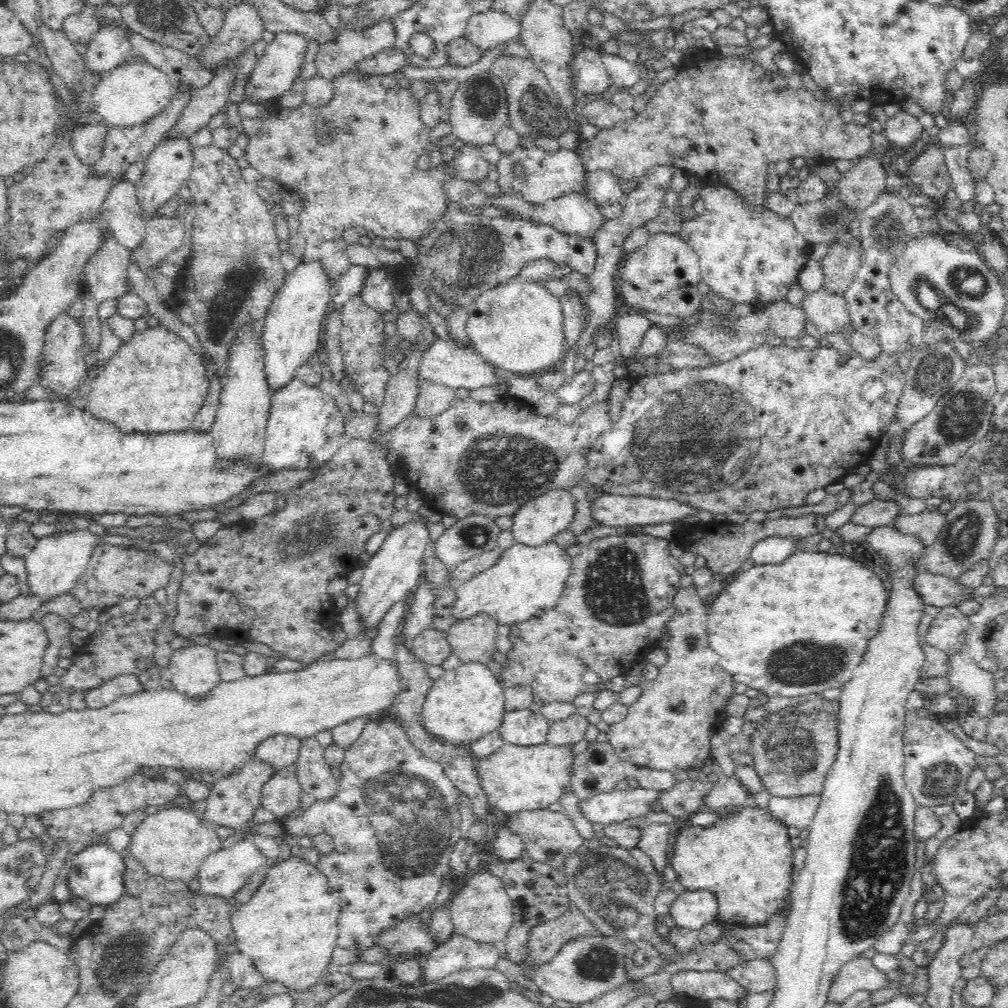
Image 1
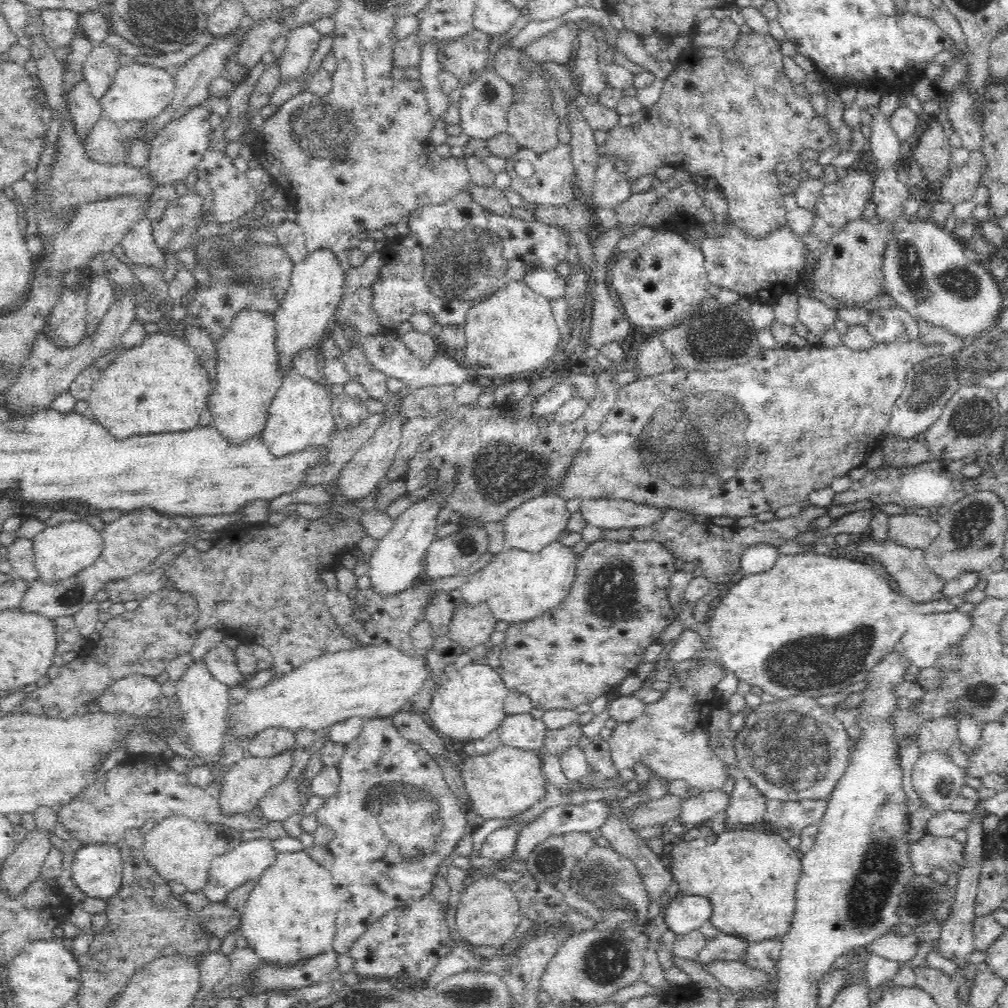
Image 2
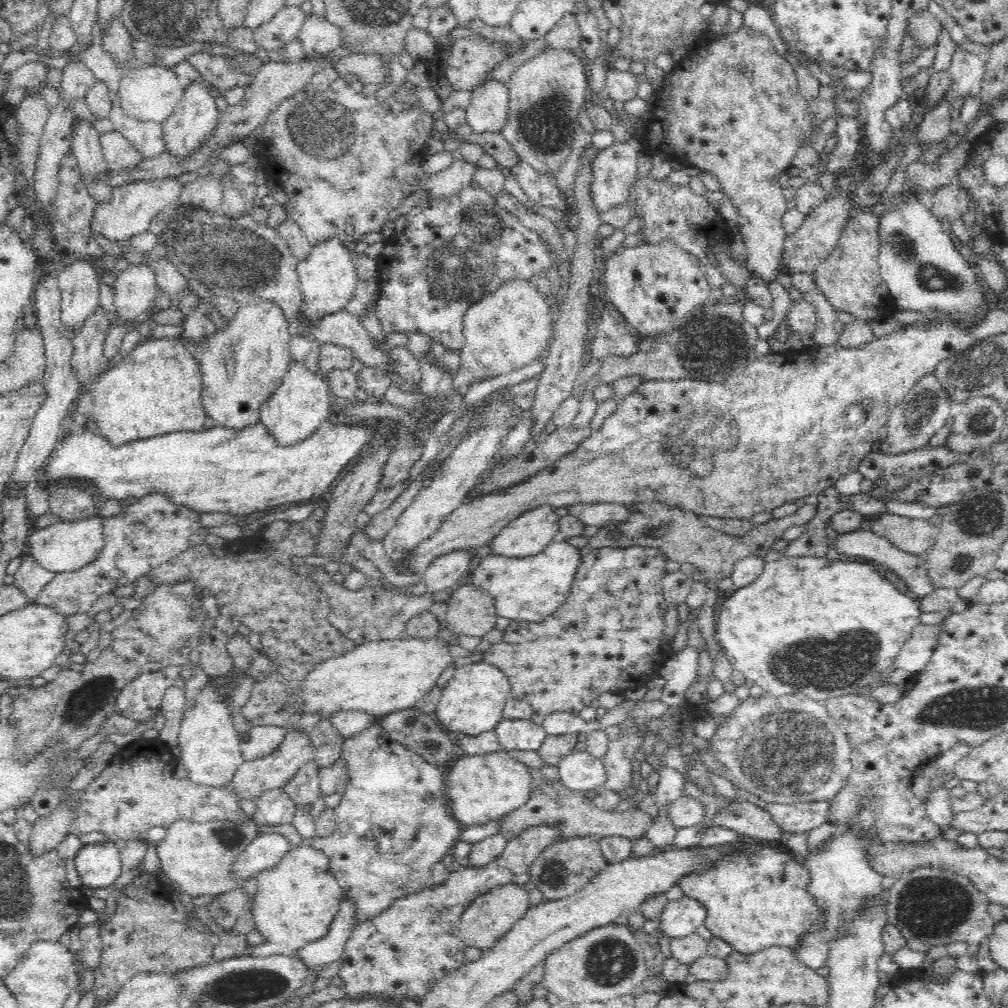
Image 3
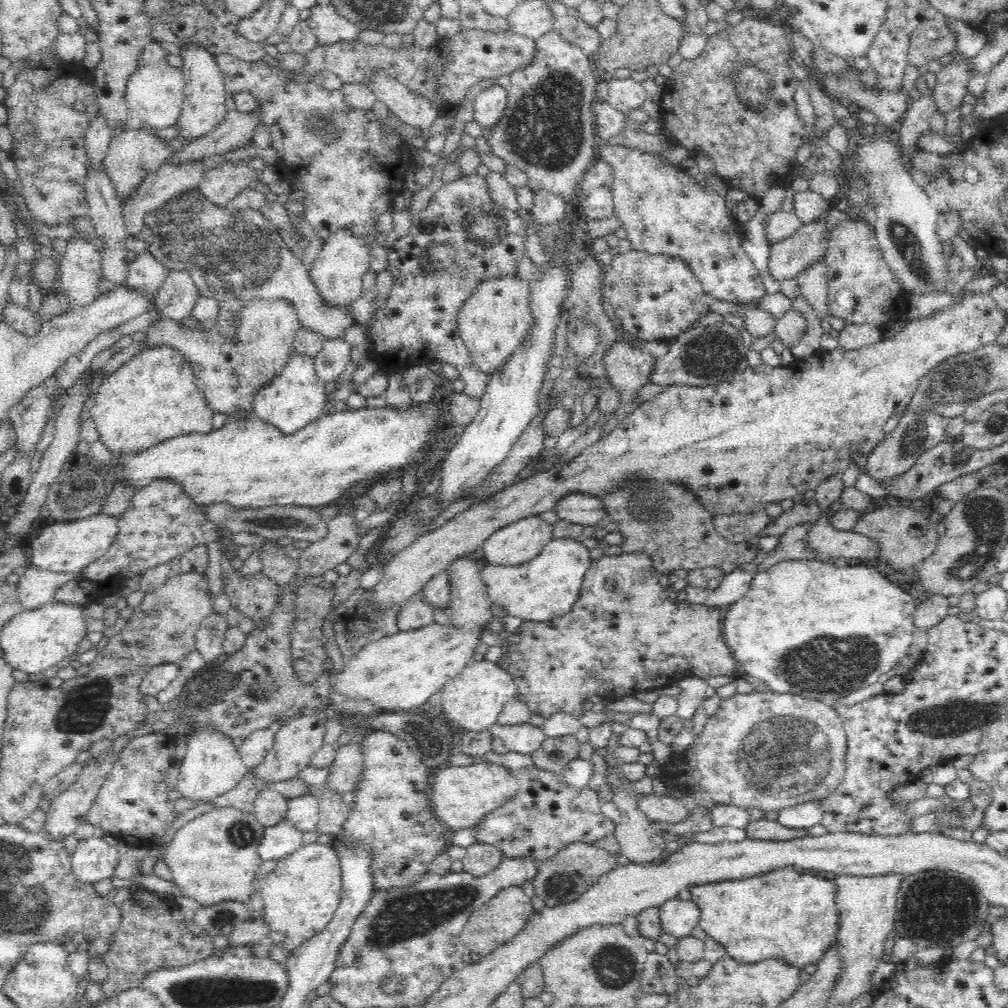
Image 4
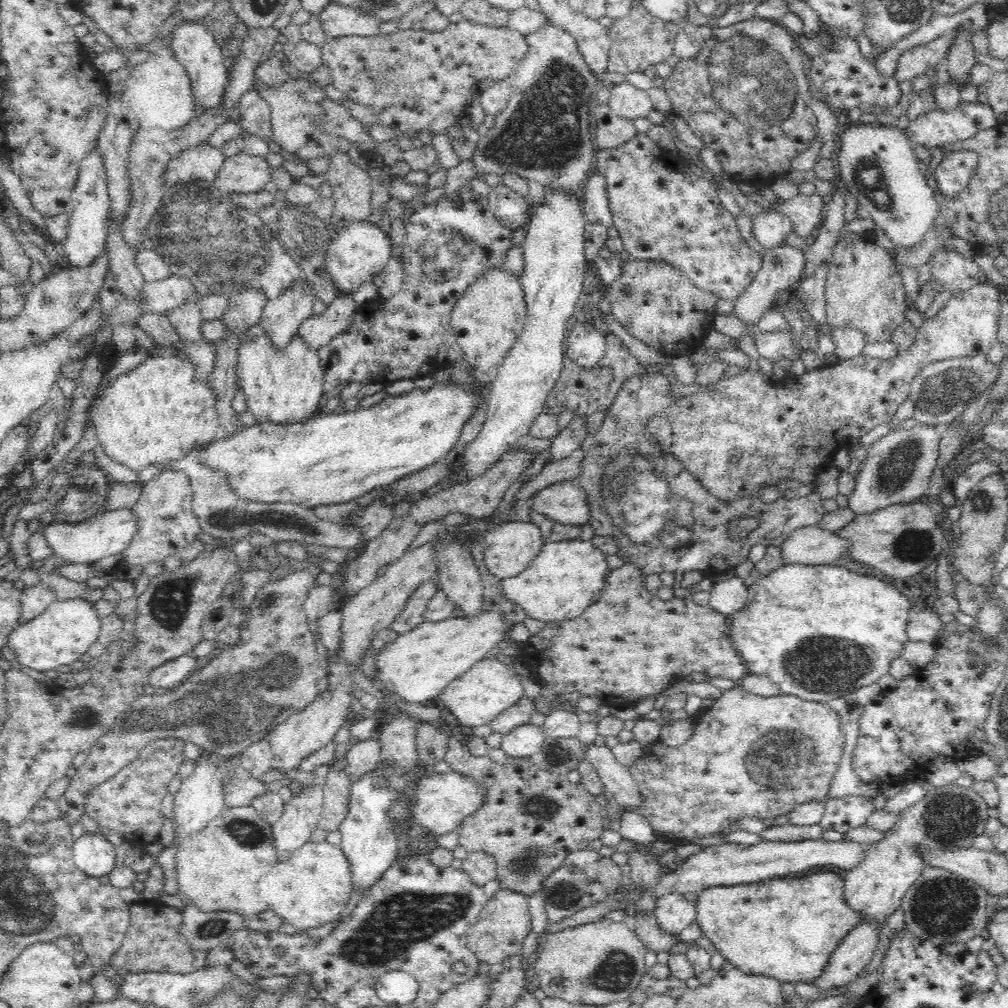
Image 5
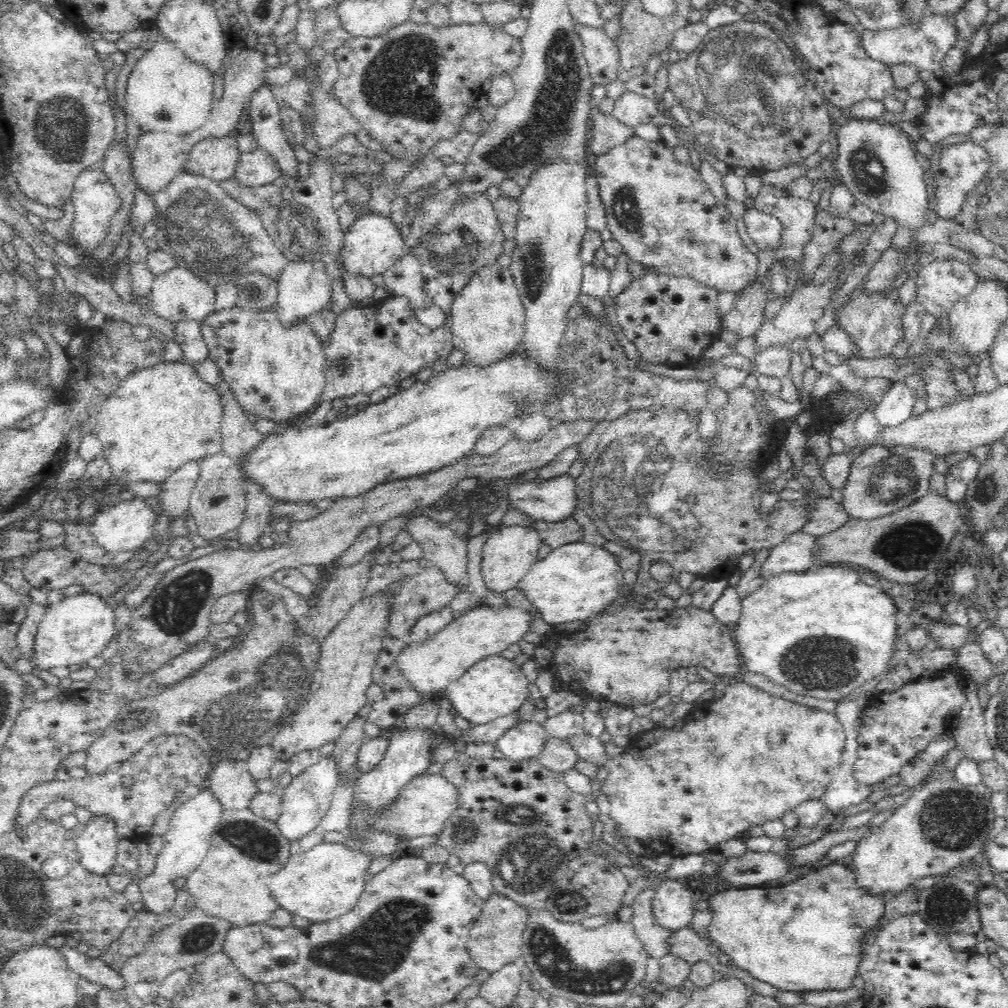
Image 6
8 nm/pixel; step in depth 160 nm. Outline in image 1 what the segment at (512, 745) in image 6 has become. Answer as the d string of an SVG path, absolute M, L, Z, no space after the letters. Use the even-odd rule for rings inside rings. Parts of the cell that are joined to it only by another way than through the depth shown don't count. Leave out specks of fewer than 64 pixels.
M528 708L505 711L499 731L508 744L532 746L547 742L551 722L541 713Z

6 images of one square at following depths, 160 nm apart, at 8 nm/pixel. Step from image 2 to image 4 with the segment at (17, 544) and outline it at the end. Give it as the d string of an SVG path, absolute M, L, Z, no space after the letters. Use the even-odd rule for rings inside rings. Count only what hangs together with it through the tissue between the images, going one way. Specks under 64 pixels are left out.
M27 563L26 572L15 585L24 609L38 609L41 605L50 603L56 590L74 576L74 573L51 572Z

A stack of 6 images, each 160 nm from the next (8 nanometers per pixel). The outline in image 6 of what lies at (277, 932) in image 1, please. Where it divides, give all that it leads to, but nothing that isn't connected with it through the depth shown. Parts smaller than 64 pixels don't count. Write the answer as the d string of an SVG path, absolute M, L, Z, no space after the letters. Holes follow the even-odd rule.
M322 841L301 852L300 856L292 856L274 876L270 876L268 892L278 908L288 914L300 916L310 924L327 923L348 914L356 906L367 883L365 873L368 866L368 859L360 851L344 843Z

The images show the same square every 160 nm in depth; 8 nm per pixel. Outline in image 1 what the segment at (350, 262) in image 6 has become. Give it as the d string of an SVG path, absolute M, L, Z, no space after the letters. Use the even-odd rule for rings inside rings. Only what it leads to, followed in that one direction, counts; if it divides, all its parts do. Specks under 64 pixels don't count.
M320 263L299 265L288 274L284 284L276 291L268 304L264 328L260 336L261 370L268 383L268 395L275 395L295 378L296 371L320 346L320 323L330 306L331 288Z

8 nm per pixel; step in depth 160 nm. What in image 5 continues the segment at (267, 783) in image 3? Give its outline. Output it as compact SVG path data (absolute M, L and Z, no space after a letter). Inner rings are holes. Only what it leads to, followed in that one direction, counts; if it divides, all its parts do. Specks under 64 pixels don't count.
M331 658L330 670L330 686L329 690L323 694L322 698L315 700L314 703L308 705L303 711L292 715L286 722L280 723L278 727L274 727L268 737L271 744L272 758L269 764L269 772L278 770L278 772L288 772L288 770L296 770L301 764L320 748L324 748L326 744L333 740L338 729L343 725L344 714L348 712L353 700L352 695L349 695L349 690L353 689L349 668L345 668L342 663L335 664L334 658Z

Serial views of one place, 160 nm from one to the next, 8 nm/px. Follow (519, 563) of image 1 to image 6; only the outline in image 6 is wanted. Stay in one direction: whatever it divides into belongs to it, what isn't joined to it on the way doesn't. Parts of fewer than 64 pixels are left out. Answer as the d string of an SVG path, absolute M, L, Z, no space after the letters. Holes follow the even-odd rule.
M573 541L552 549L545 558L538 560L516 588L524 592L541 620L555 626L600 613L616 599L616 592L623 584L623 573L615 556L604 547Z

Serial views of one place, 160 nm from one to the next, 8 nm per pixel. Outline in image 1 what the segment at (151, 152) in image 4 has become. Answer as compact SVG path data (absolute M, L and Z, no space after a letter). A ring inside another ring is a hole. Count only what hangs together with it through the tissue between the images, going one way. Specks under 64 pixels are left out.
M98 123L74 130L69 137L72 154L76 155L82 164L92 166L101 154L106 135L107 128Z

